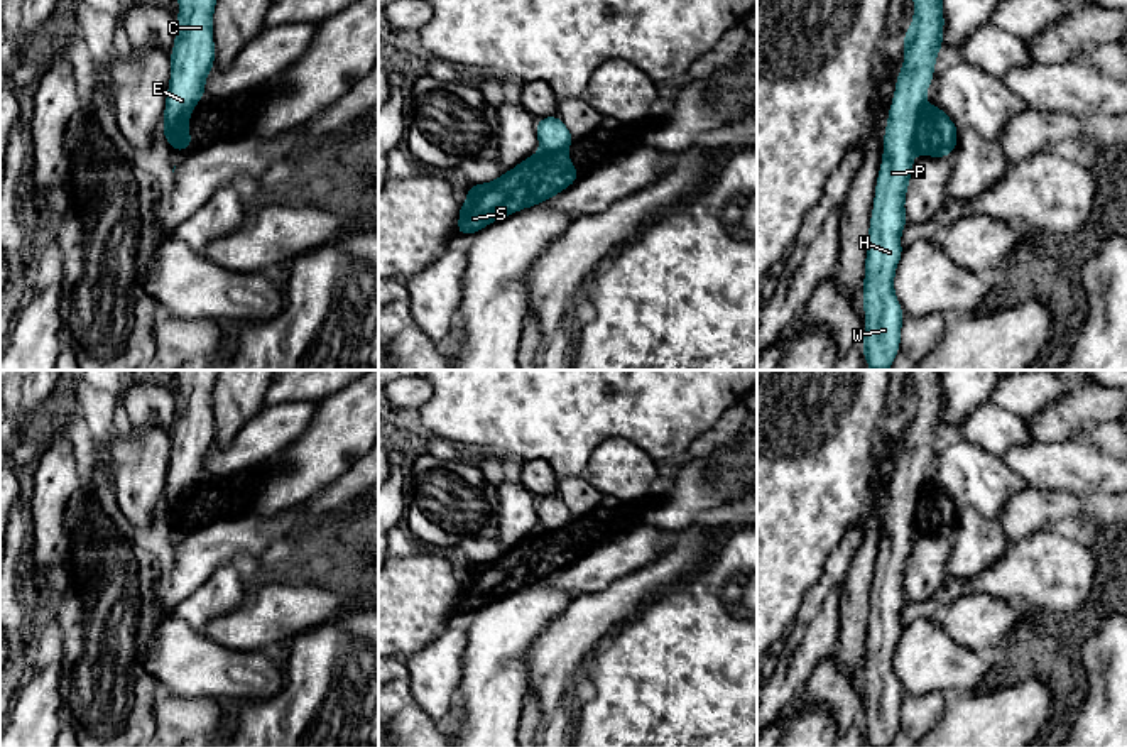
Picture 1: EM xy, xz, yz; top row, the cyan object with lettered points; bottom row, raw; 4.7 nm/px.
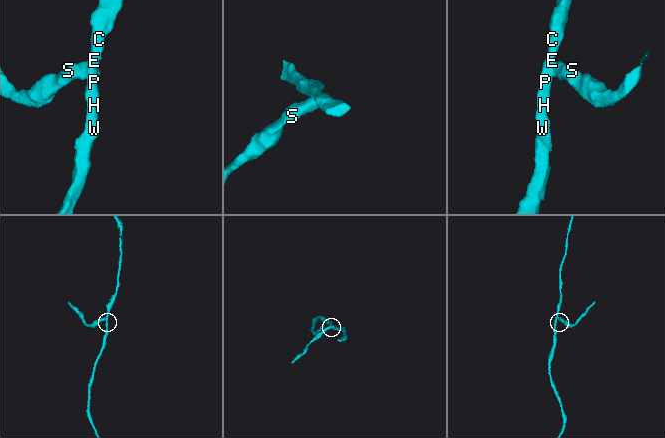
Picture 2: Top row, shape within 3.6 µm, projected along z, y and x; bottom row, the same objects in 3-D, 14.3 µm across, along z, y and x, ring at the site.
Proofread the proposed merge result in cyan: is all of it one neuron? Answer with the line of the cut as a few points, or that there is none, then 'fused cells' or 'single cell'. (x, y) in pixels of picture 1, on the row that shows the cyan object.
cut yz (925, 103), (918, 120), (914, 151); fused cells

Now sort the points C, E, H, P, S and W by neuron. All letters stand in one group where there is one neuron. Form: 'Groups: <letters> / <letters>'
Groups: C E H P W / S

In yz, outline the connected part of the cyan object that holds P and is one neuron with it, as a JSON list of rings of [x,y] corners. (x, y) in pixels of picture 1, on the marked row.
[[[914,0],[914,20],[902,39],[906,57],[889,110],[868,226],[862,346],[872,370],[887,370],[901,345],[904,313],[894,292],[894,275],[904,252],[901,232],[907,223],[904,201],[916,154],[916,128],[943,47],[943,27],[943,0]]]

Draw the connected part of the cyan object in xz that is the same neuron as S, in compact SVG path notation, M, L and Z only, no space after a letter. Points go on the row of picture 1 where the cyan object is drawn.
M564 149L534 154L492 183L471 183L468 199L460 204L456 235L475 235L504 216L544 203L580 176Z

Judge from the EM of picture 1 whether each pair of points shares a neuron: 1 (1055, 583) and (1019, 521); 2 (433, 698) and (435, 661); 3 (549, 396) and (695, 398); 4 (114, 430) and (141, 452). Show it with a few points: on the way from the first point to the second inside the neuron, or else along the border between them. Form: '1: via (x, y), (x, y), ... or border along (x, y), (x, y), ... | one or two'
1: border along (1043, 529), (1011, 543) | two
2: via (435, 690), (435, 670) | one
3: via (585, 396), (632, 411), (659, 398) | one
4: border along (127, 431), (110, 450) | two

